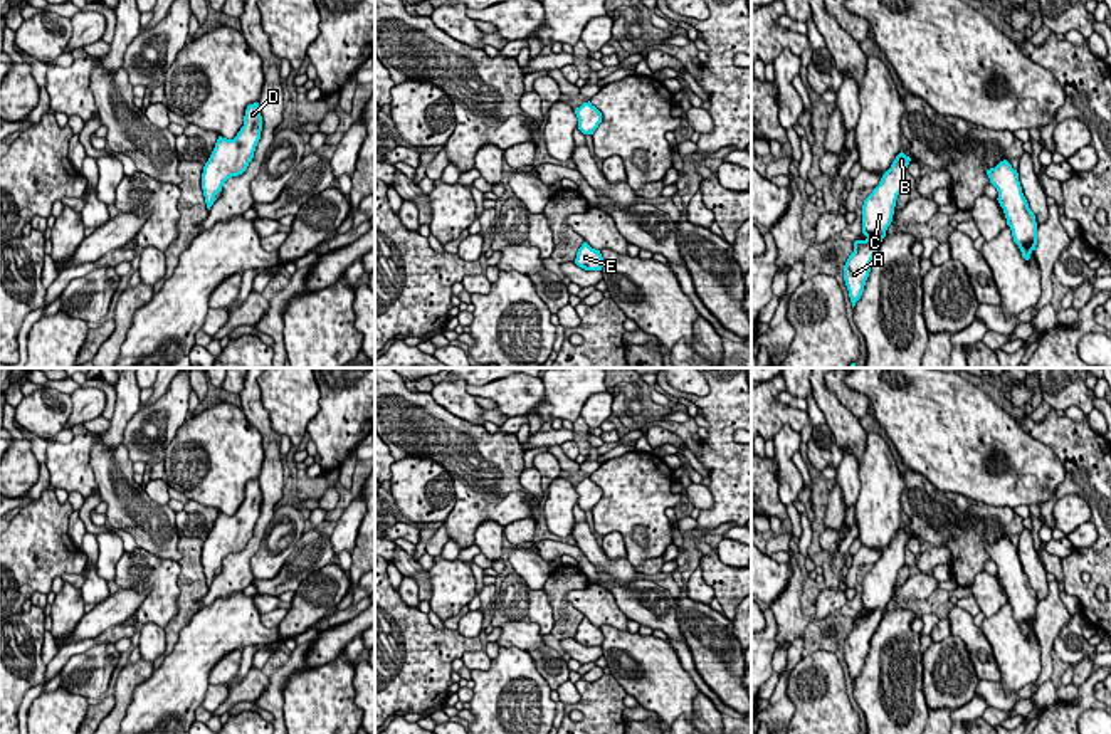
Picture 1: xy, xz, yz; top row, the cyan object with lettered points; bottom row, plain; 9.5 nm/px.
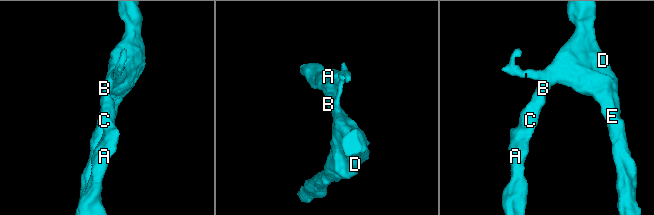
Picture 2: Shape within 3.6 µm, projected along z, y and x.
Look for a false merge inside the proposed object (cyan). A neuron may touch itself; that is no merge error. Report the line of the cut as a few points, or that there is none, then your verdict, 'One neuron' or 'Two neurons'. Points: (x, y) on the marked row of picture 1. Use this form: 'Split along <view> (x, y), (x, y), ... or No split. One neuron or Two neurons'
No split. One neuron

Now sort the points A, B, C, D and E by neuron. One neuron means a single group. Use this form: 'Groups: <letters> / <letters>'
Groups: A B C D E

